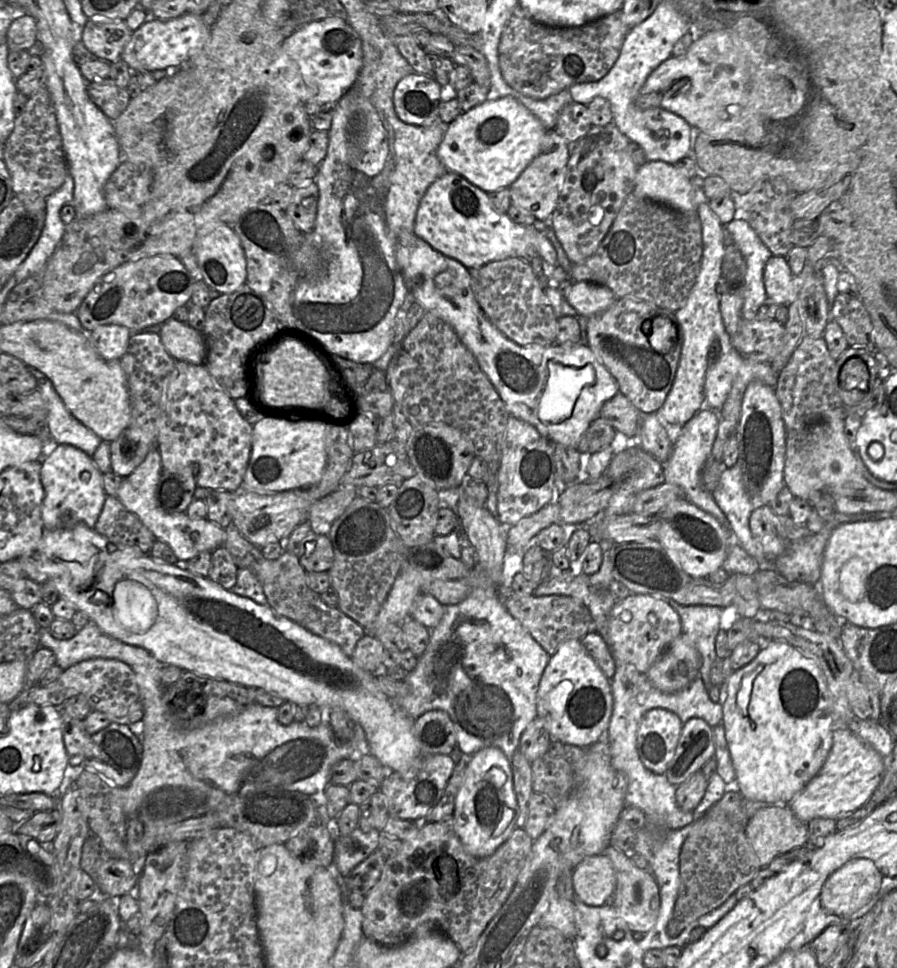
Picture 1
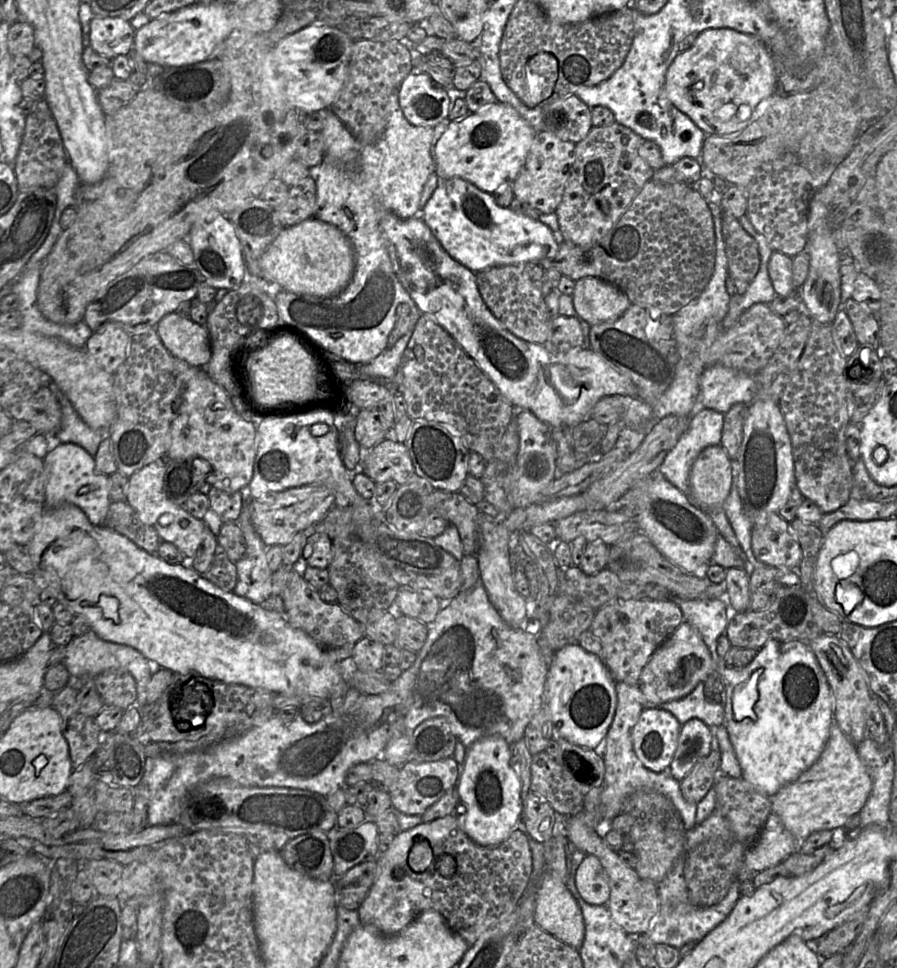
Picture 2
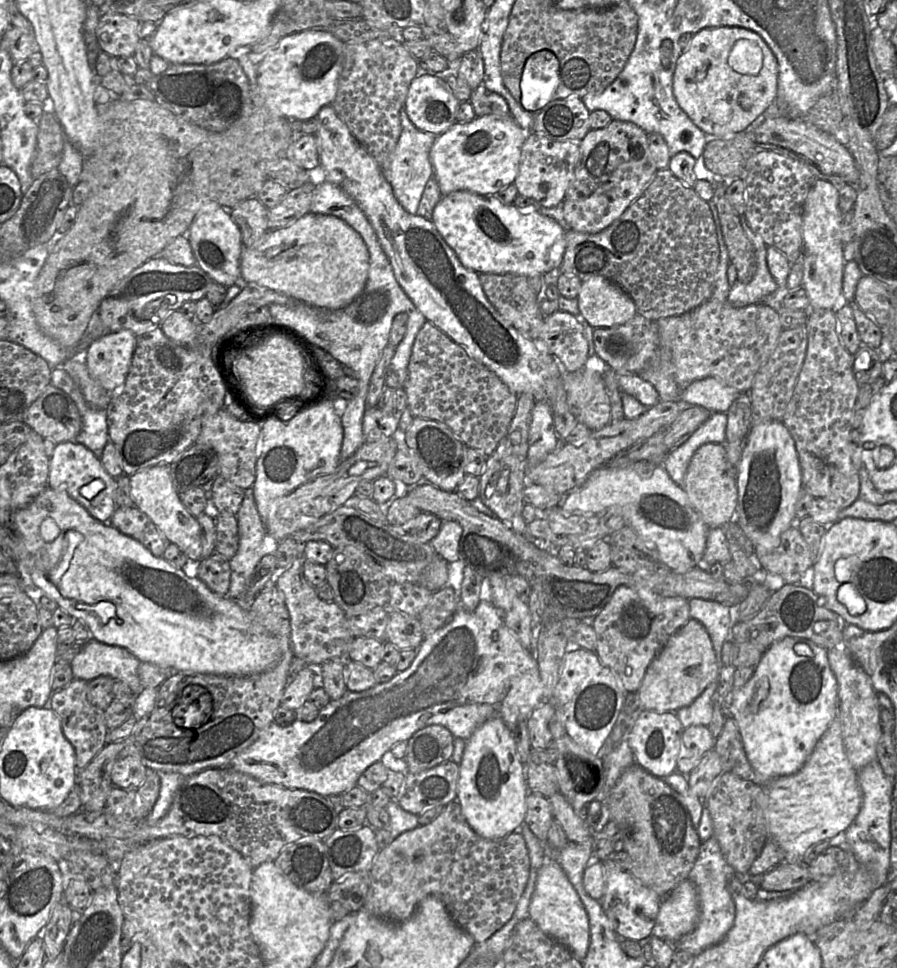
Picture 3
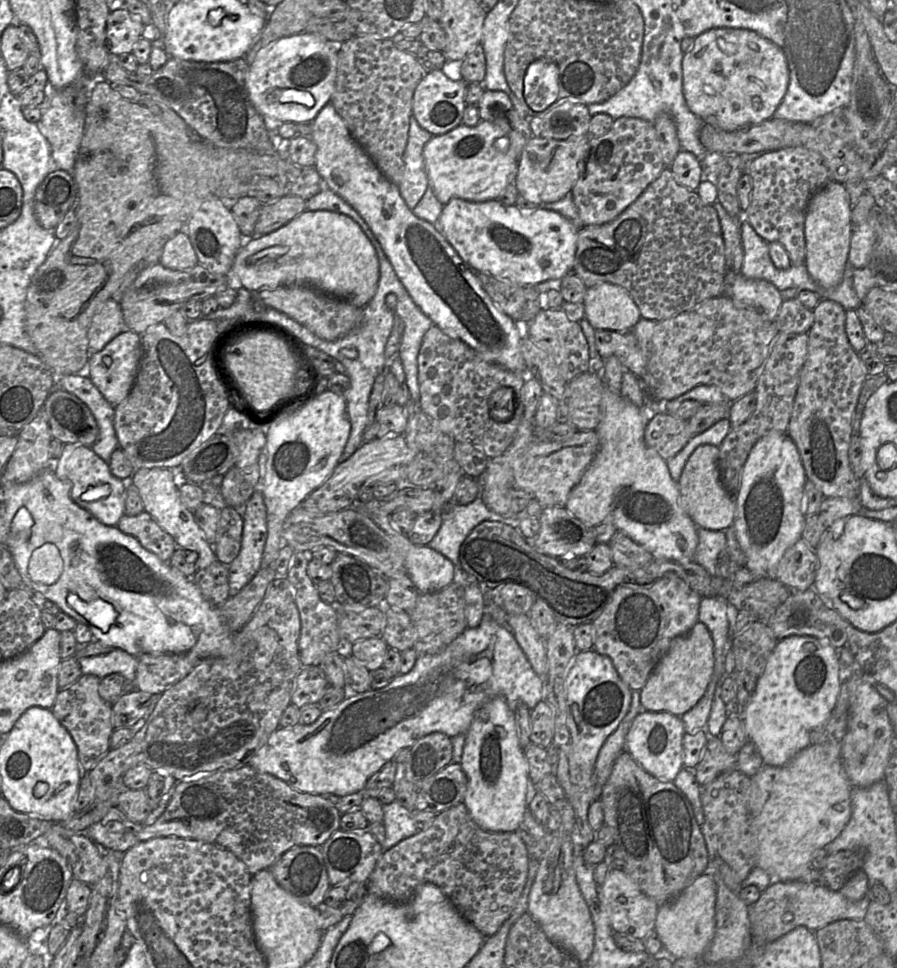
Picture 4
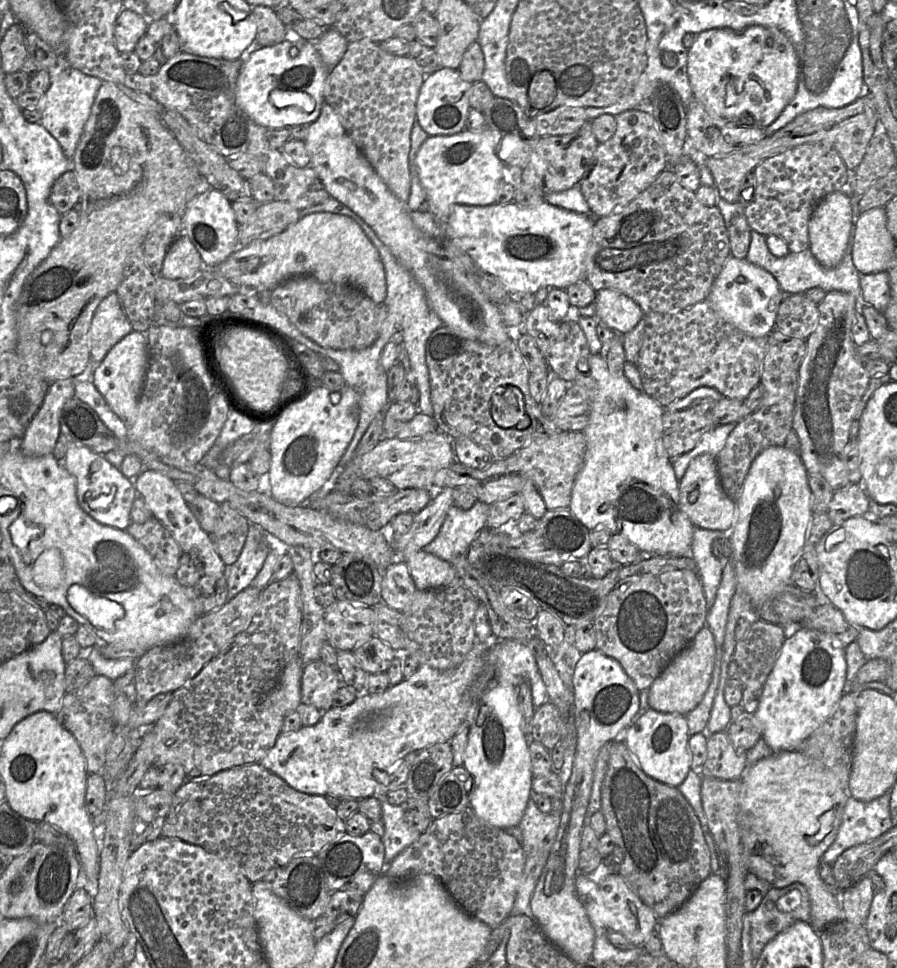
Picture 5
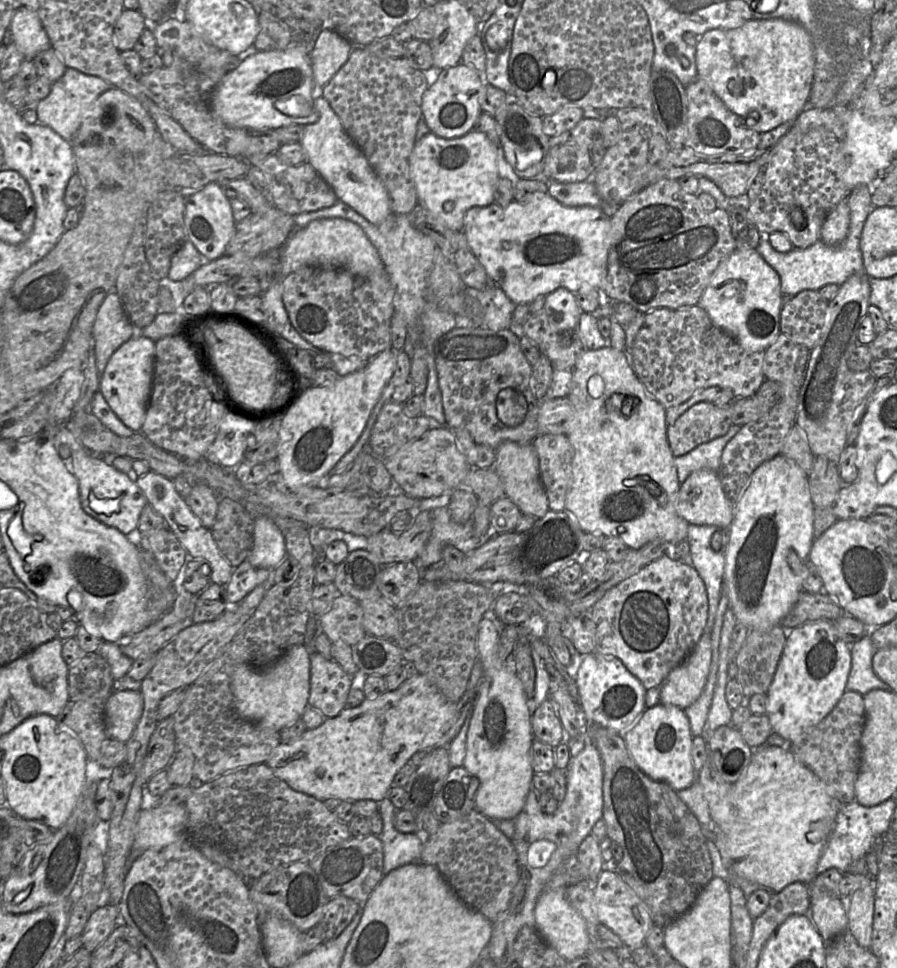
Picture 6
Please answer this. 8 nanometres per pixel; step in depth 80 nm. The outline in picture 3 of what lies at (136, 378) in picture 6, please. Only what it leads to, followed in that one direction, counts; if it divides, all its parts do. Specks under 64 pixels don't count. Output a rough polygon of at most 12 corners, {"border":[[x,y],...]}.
{"border":[[107,332],[86,351],[109,393],[129,373],[137,336]]}

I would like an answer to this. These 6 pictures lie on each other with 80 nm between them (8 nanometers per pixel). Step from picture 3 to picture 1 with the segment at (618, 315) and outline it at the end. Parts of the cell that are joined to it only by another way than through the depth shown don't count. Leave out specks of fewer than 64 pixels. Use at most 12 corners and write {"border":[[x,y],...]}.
{"border":[[573,282],[563,297],[587,318],[617,299],[608,287]]}

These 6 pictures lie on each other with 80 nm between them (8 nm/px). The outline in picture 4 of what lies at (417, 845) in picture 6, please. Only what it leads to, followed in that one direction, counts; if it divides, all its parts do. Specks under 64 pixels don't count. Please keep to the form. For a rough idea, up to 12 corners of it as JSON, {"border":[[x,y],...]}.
{"border":[[397,800],[382,805],[383,851],[419,832]]}

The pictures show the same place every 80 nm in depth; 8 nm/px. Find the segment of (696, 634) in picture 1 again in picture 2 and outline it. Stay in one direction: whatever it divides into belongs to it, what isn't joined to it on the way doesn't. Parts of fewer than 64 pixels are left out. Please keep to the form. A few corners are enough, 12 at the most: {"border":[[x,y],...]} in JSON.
{"border":[[673,596],[684,622],[699,632],[714,670],[717,640],[728,625],[725,600]]}

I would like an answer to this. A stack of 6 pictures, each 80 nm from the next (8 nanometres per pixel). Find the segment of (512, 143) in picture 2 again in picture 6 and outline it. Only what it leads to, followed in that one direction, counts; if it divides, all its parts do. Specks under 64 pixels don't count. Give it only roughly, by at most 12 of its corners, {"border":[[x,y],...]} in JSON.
{"border":[[484,133],[415,141],[418,204],[462,231],[494,203],[500,147]]}

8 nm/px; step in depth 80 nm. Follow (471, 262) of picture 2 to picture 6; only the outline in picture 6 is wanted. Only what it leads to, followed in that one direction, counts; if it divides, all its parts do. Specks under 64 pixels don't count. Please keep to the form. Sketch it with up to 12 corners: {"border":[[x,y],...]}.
{"border":[[548,192],[468,209],[462,232],[518,305],[602,293],[610,217]]}

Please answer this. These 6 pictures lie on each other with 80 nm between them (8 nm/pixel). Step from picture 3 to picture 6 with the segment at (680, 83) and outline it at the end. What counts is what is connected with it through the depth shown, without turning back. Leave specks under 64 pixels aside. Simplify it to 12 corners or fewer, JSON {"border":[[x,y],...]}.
{"border":[[784,19],[712,29],[697,77],[760,134],[807,108],[810,35]]}

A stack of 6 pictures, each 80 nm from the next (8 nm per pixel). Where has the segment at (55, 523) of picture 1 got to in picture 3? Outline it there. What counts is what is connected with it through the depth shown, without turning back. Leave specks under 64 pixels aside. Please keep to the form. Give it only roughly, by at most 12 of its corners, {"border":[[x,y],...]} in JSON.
{"border":[[78,442],[57,443],[47,486],[98,521],[117,508],[116,479]]}

